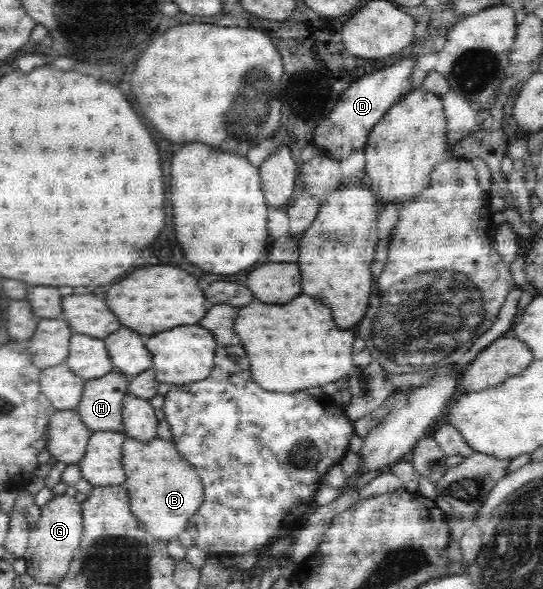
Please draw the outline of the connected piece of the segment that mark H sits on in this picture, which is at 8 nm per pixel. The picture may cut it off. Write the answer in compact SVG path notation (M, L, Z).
M118 371L102 378L89 379L76 410L93 432L124 432L122 411L128 392L129 377Z

